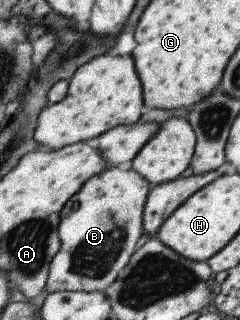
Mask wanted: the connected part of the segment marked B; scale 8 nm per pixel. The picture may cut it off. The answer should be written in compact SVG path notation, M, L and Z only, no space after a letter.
M106 167L99 174L89 177L81 188L63 205L57 225L60 249L51 259L46 285L48 293L55 291L104 291L115 280L131 254L142 232L142 210L149 192L149 183L133 169L122 172L115 167Z

